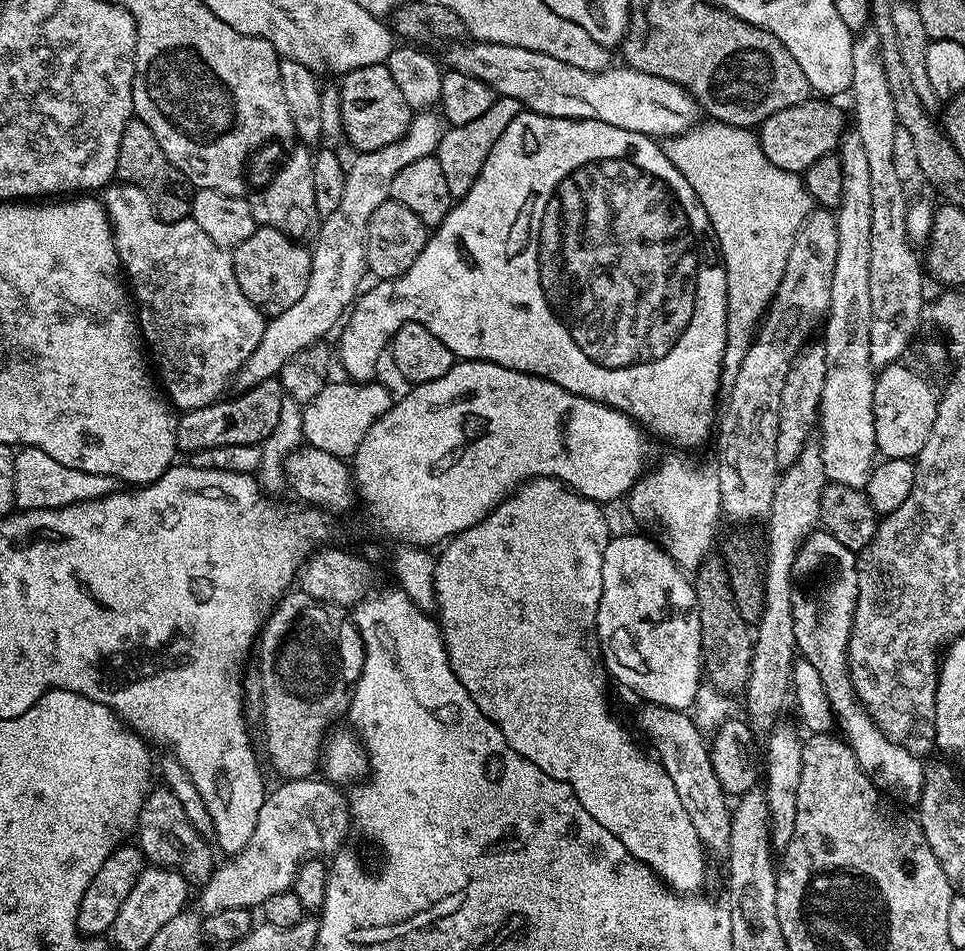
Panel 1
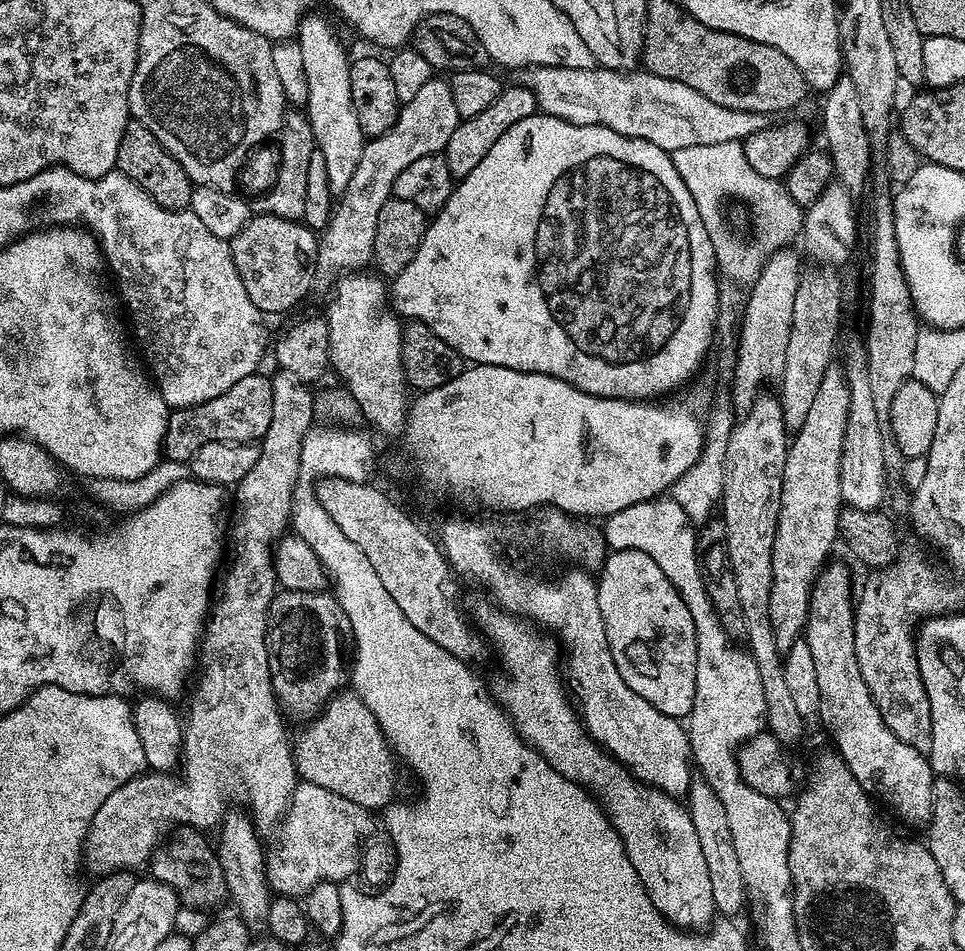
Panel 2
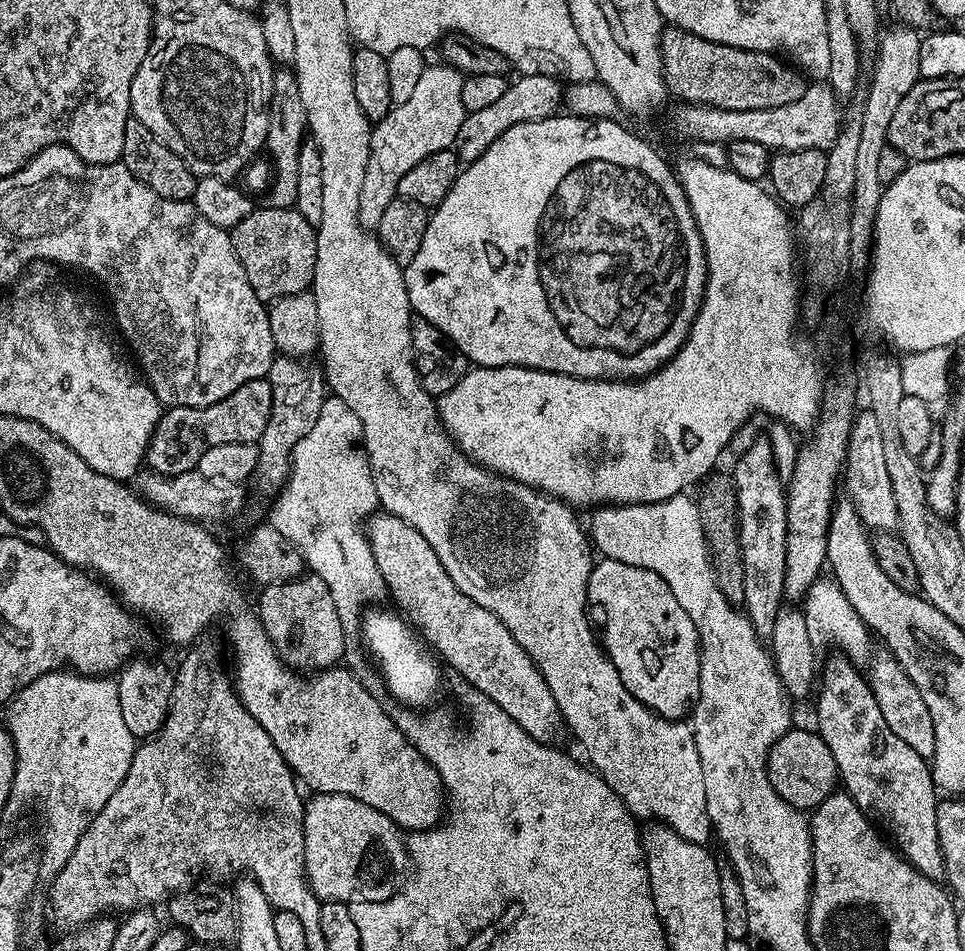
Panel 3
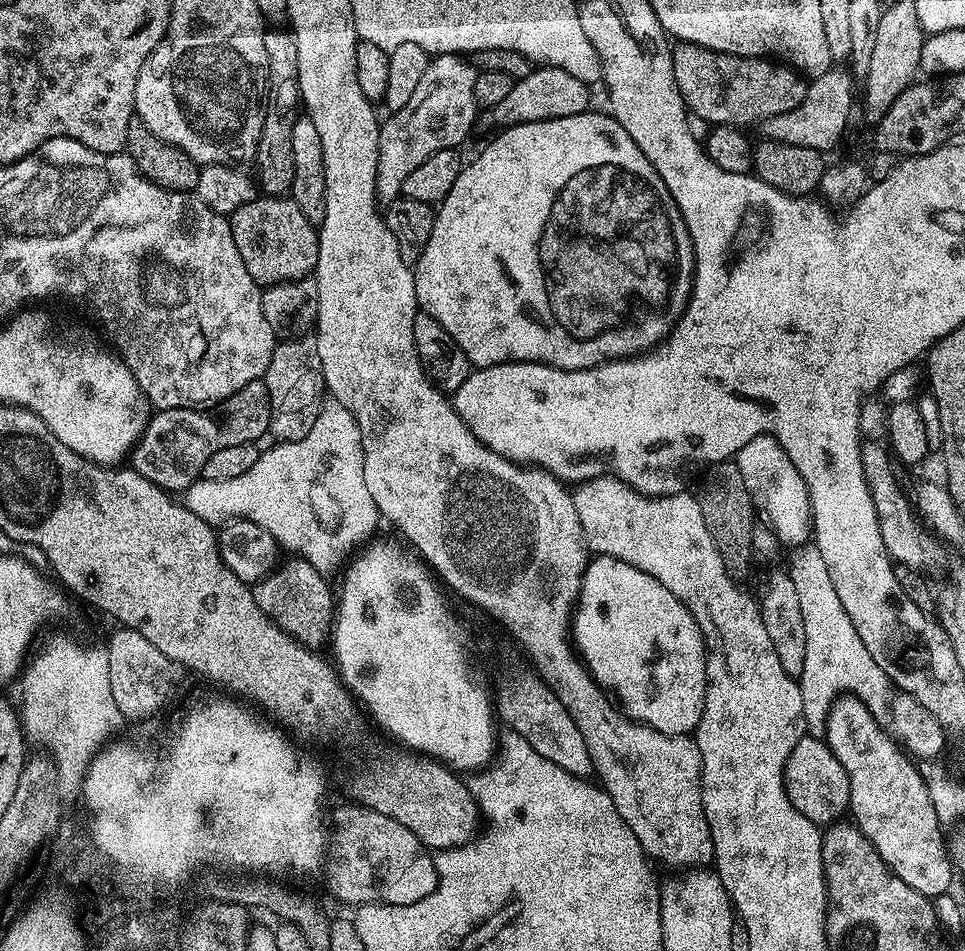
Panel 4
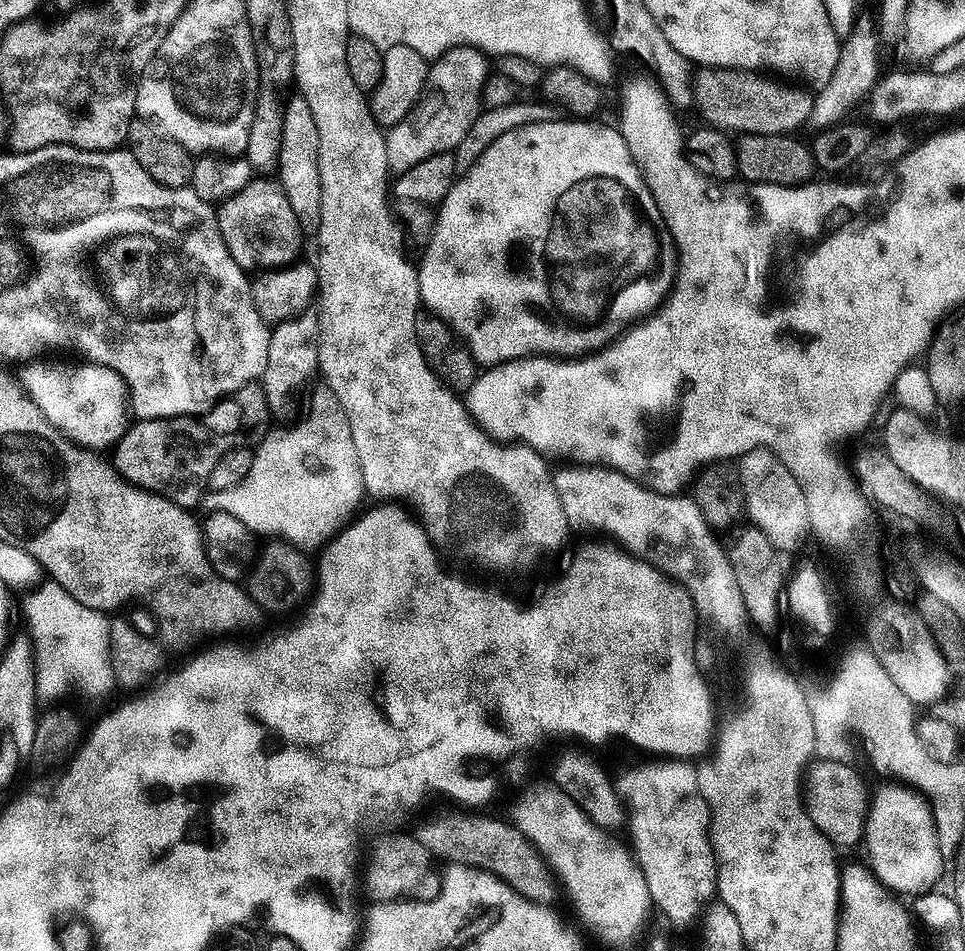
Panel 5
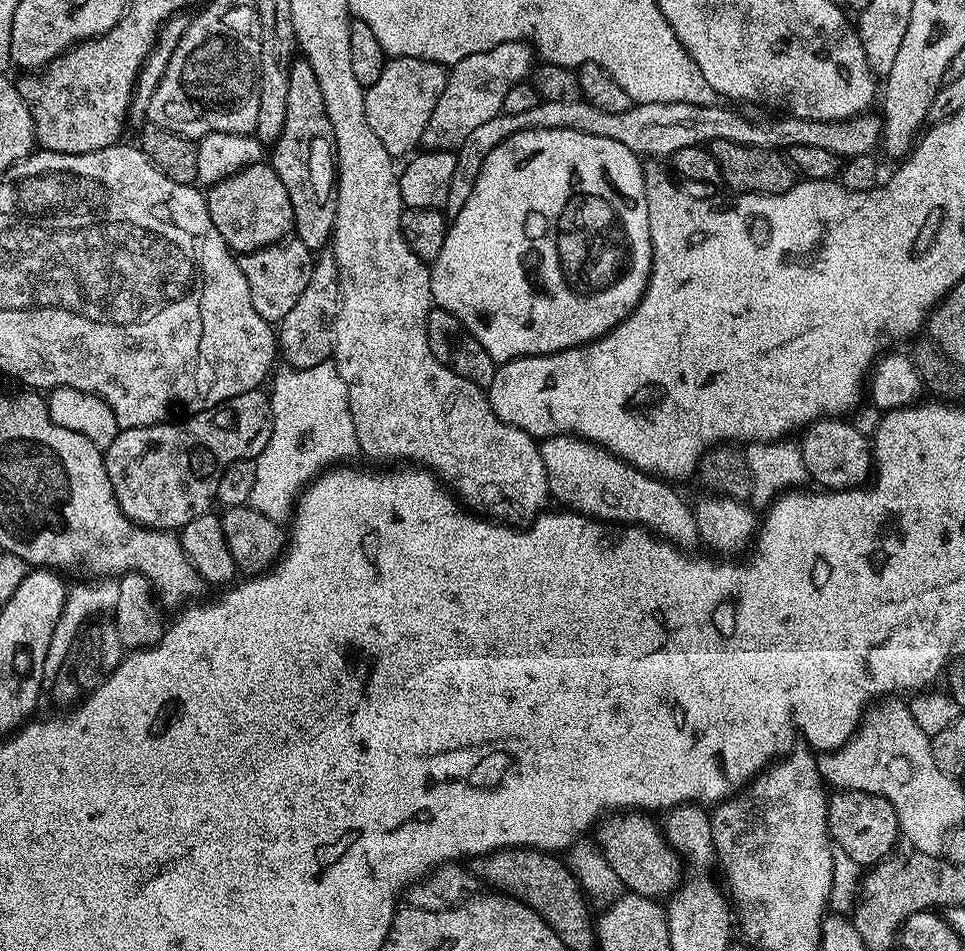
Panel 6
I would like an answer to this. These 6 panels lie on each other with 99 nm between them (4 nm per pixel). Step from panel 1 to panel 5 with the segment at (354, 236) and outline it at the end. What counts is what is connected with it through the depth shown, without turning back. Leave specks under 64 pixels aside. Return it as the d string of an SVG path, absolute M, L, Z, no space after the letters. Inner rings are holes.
M471 46L451 48L436 57L428 69L423 99L407 119L389 129L385 135L386 158L393 173L410 170L410 166L418 166L418 162L433 154L452 152L462 142L482 111L484 88L490 79L488 60L489 57L479 48Z

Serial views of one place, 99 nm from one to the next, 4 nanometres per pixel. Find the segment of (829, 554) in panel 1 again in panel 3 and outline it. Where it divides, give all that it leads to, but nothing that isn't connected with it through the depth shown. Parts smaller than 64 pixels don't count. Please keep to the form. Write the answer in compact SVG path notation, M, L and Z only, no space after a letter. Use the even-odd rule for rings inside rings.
M832 656L828 661L823 661L822 671L818 676L818 693L815 695L816 700L816 725L815 731L826 742L826 746L830 750L830 754L834 754L834 762L839 779L842 781L843 791L854 798L856 805L866 813L881 829L889 828L892 831L891 839L894 841L895 847L898 849L904 859L912 863L922 875L931 880L940 882L944 880L944 859L938 842L938 830L936 829L936 806L938 803L938 789L936 783L932 781L932 769L929 761L923 756L919 756L915 750L910 750L910 746L906 746L906 742L902 742L902 738L898 738L898 734L894 734L894 730L890 730L890 726L886 726L886 718L882 718L882 710L878 710L878 702L872 693L872 686L868 683L863 675L860 676L855 672L856 669L847 659Z

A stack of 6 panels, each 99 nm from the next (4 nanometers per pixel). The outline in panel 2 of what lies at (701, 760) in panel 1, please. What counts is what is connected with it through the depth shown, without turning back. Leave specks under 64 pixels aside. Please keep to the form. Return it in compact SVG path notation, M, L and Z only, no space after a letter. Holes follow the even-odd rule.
M702 778L693 779L688 787L686 807L694 822L694 830L698 834L698 842L702 845L702 854L706 858L706 870L710 874L710 890L714 890L714 906L717 913L724 918L736 918L748 900L742 866L738 863L738 850L734 850L734 838L726 822L726 810L722 810L722 802L710 790L710 786Z

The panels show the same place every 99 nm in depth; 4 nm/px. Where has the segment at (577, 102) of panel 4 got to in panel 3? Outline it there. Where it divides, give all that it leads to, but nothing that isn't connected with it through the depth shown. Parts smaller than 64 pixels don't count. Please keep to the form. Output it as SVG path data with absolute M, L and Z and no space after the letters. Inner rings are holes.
M520 74L515 78L517 80L513 79L509 83L502 98L497 98L483 110L474 110L465 115L454 145L456 158L461 165L467 166L482 158L482 154L486 154L486 150L490 150L490 146L494 146L494 142L498 142L498 138L502 138L506 130L510 130L510 126L518 126L522 122L538 122L547 116L557 115L562 104L562 88L553 77Z

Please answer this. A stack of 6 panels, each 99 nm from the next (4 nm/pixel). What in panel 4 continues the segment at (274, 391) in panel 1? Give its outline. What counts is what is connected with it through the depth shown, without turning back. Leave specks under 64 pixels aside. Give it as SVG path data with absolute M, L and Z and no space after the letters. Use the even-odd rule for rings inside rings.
M263 379L250 382L242 386L229 398L217 404L211 410L198 408L162 408L149 419L144 433L136 441L135 448L130 453L130 466L142 478L154 482L159 488L169 494L183 493L196 480L201 479L204 474L204 467L210 457L226 446L242 446L243 444L256 444L263 436L269 435L270 426L270 394L266 390Z

